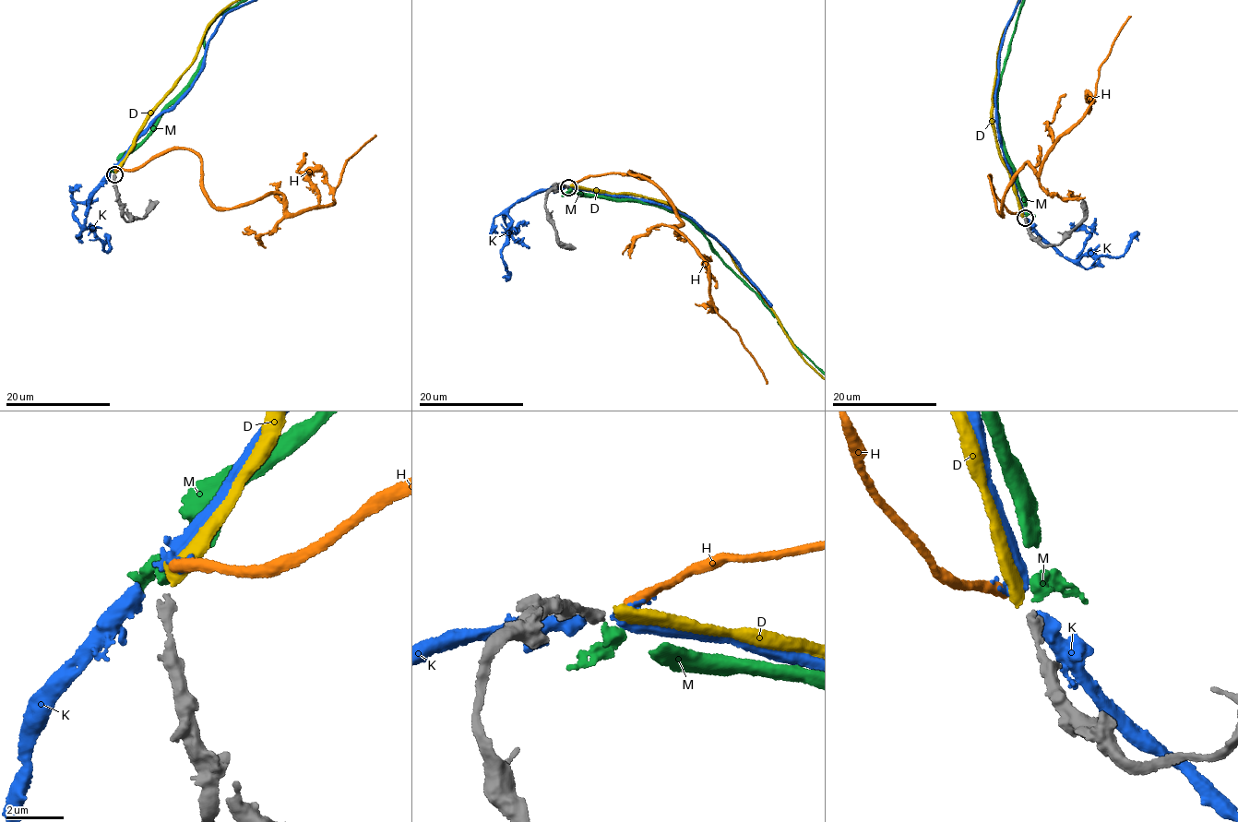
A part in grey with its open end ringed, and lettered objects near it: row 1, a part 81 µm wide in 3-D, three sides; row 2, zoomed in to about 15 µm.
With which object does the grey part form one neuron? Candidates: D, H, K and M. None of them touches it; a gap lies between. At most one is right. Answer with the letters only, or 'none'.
M

